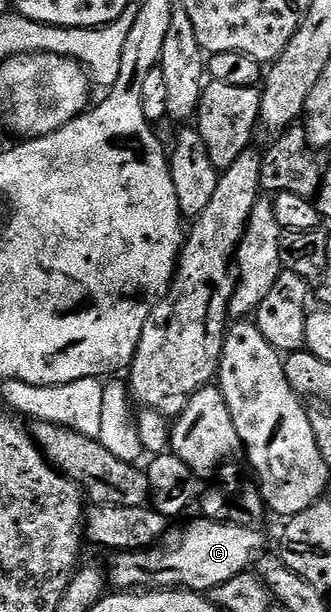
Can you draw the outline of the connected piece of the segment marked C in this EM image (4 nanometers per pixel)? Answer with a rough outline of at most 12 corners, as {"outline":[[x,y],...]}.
{"outline":[[197,518],[119,553],[116,590],[208,594],[253,567],[263,534]]}

